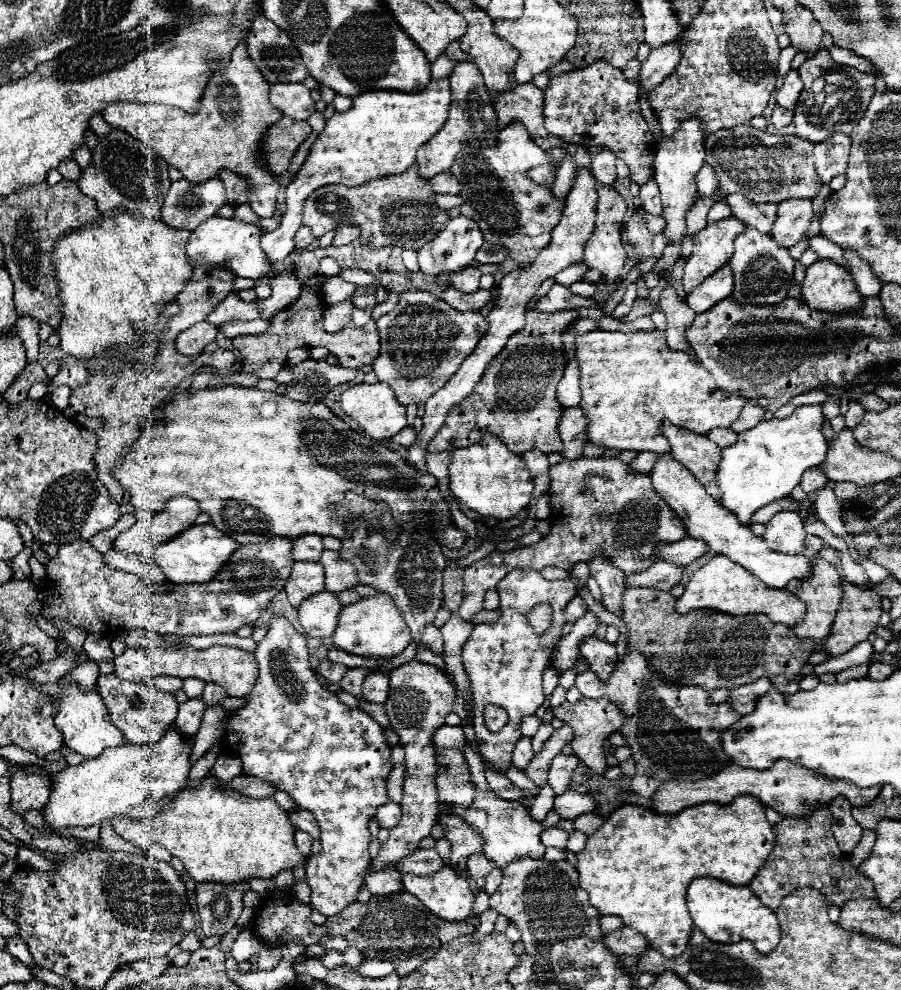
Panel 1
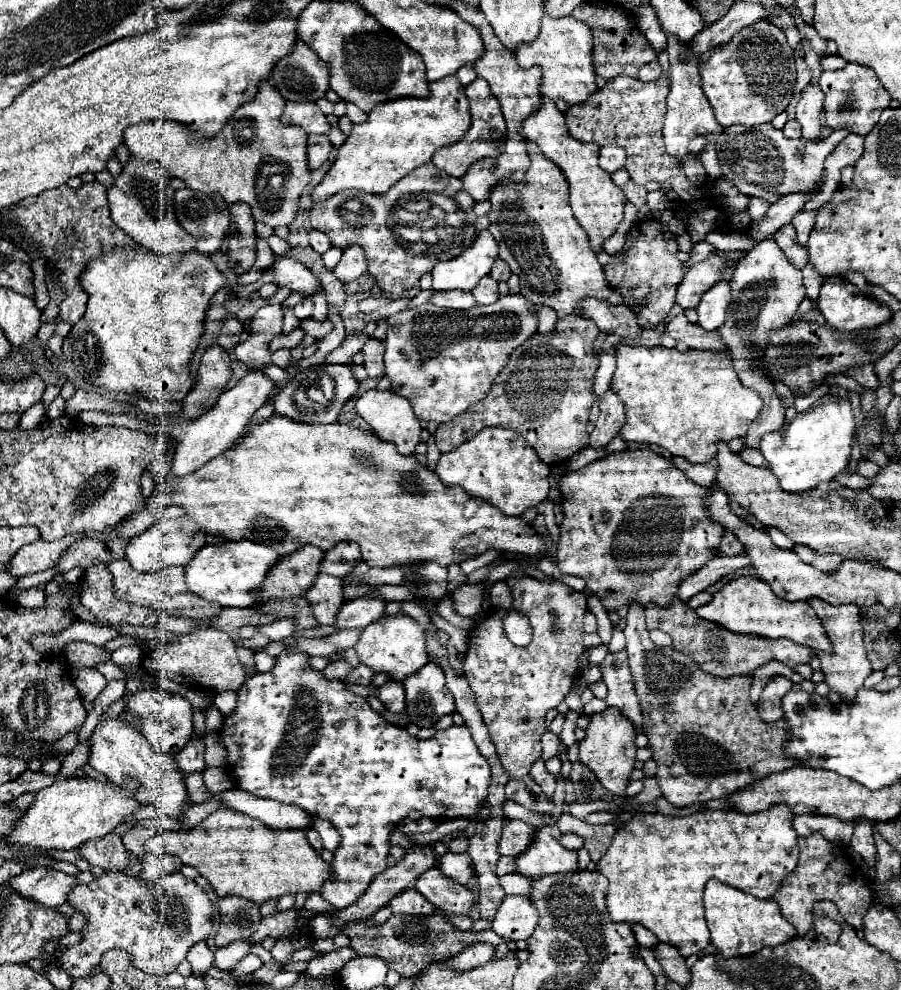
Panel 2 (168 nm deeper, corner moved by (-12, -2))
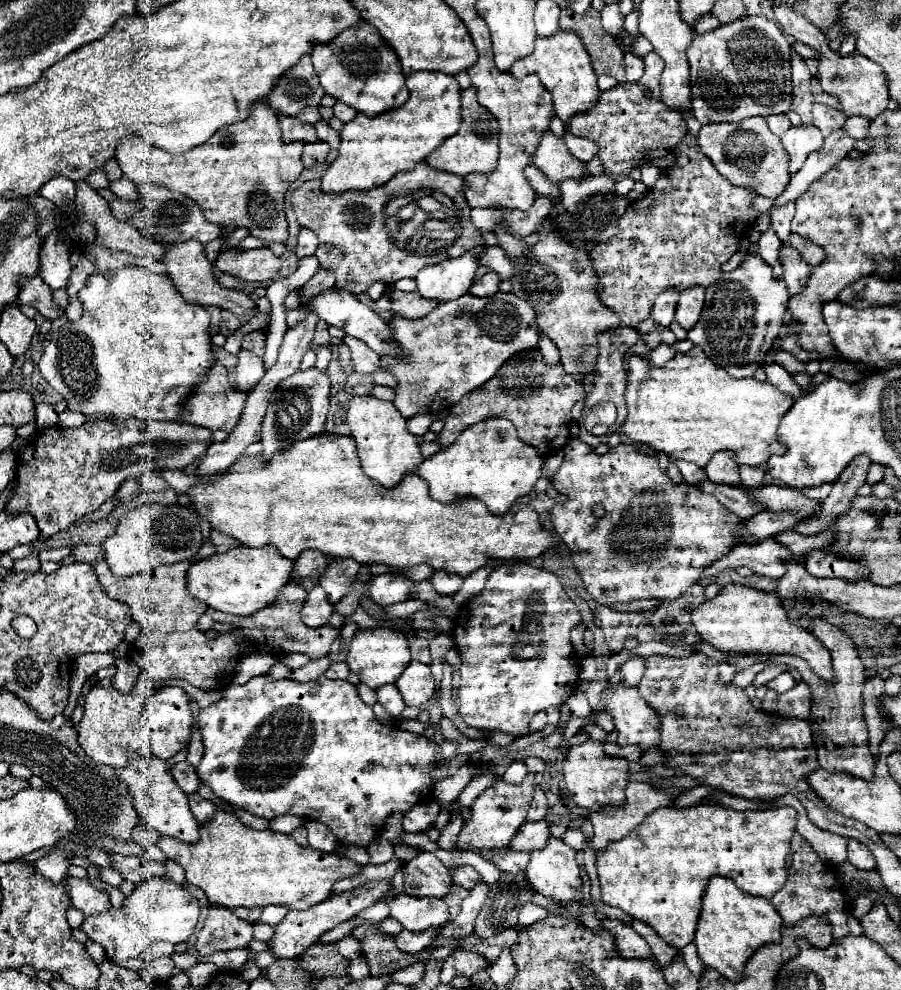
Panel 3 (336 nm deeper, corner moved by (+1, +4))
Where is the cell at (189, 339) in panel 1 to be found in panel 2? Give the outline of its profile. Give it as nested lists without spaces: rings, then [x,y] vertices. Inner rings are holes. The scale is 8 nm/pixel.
[[[213,344],[203,352],[197,386],[183,400],[185,402],[183,416],[187,418],[201,416],[207,408],[217,404],[217,398],[231,376],[229,362],[231,362],[229,352],[219,344]]]

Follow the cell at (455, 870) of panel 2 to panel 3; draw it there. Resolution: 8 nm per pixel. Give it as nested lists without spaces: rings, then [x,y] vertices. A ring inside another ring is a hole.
[[[456,866],[450,870],[450,874],[452,874],[452,882],[466,888],[466,890],[472,890],[472,886],[482,882],[480,874],[472,866]]]

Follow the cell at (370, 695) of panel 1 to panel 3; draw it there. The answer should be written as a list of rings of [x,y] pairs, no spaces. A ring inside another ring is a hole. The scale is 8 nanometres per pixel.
[[[386,684],[386,686],[378,688],[376,694],[378,694],[378,702],[388,710],[388,714],[392,718],[398,718],[402,714],[402,710],[406,708],[404,700],[400,698],[400,692],[398,692],[398,688],[394,684]]]

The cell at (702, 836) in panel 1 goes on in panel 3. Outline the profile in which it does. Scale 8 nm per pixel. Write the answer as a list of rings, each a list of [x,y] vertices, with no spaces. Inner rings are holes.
[[[716,804],[654,810],[640,826],[636,826],[636,830],[632,830],[632,834],[624,840],[610,842],[608,848],[596,856],[602,902],[646,922],[670,946],[682,950],[694,940],[696,922],[702,910],[702,894],[712,876],[730,878],[744,892],[762,898],[772,898],[784,886],[788,878],[788,856],[792,836],[796,834],[796,820],[796,810],[790,806],[760,812],[736,812]]]

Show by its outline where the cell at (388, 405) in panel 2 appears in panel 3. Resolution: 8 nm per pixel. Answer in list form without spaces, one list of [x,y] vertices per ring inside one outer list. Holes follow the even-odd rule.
[[[354,396],[348,408],[348,426],[352,430],[364,472],[386,488],[396,486],[406,474],[414,472],[416,466],[424,462],[418,438],[410,434],[406,418],[392,402],[384,402],[374,396]]]

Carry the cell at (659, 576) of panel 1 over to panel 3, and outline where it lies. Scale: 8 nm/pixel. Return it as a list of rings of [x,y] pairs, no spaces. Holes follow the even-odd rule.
[[[766,538],[764,542],[756,542],[752,546],[742,544],[732,548],[724,558],[704,568],[702,576],[714,576],[722,570],[736,570],[740,566],[750,568],[752,572],[768,578],[784,576],[784,562],[800,562],[804,564],[808,554],[794,554],[774,538]]]

